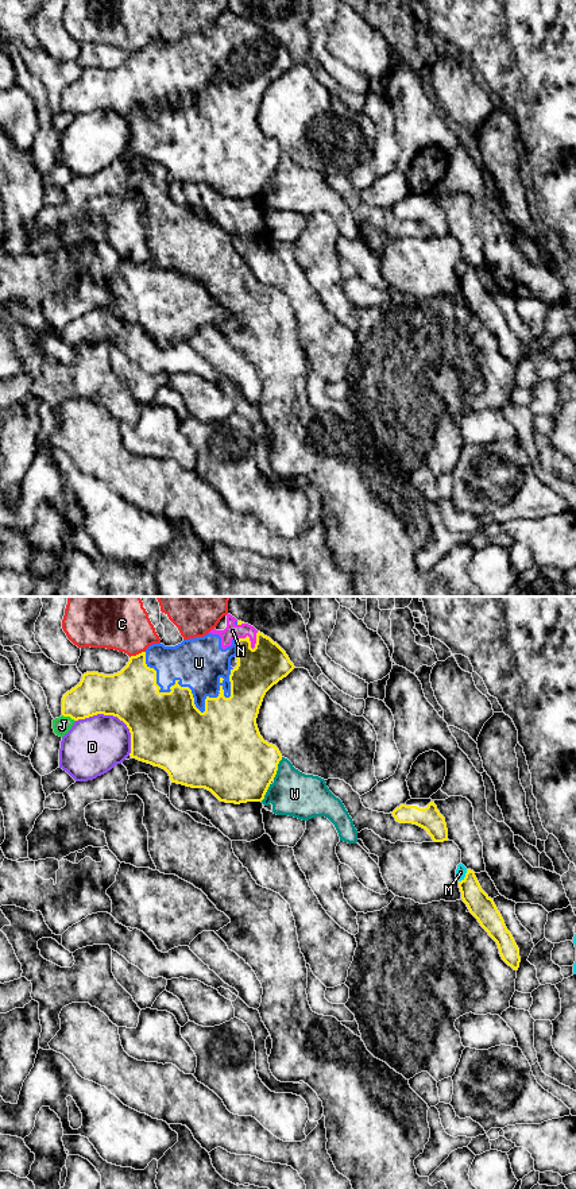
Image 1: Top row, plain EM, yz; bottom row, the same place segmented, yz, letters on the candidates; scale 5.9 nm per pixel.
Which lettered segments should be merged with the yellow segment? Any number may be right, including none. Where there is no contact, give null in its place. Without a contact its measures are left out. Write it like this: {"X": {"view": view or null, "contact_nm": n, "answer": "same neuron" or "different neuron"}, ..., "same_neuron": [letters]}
{"C": {"view": "yz", "contact_nm": 100, "answer": "different neuron"}, "D": {"view": "yz", "contact_nm": 380, "answer": "different neuron"}, "J": {"view": "yz", "contact_nm": 90, "answer": "different neuron"}, "M": {"view": "yz", "contact_nm": 90, "answer": "different neuron"}, "N": {"view": "yz", "contact_nm": 130, "answer": "same neuron"}, "U": {"view": "yz", "contact_nm": 600, "answer": "same neuron"}, "W": {"view": "yz", "contact_nm": 150, "answer": "different neuron"}, "same_neuron": ["N", "U"]}

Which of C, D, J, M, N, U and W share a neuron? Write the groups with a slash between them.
C / D / J / M / N U / W

